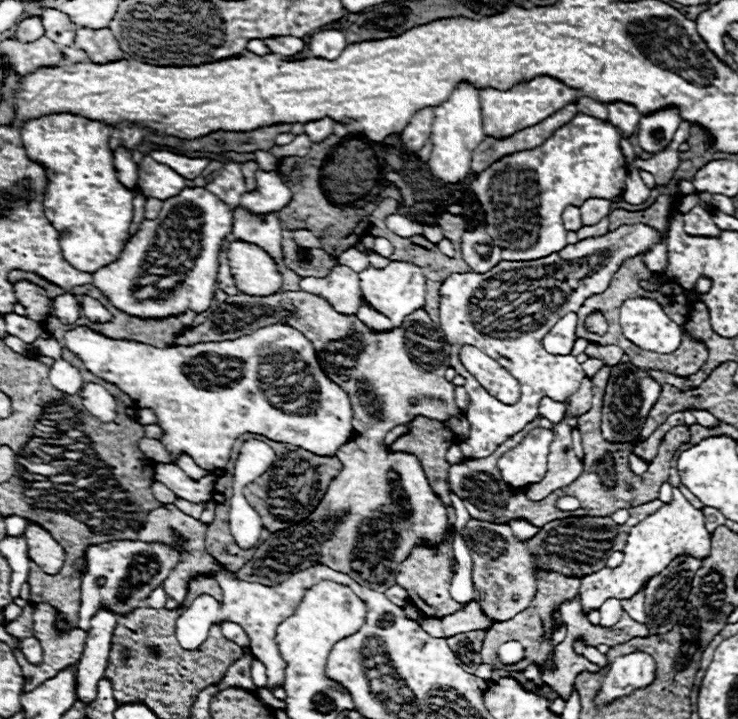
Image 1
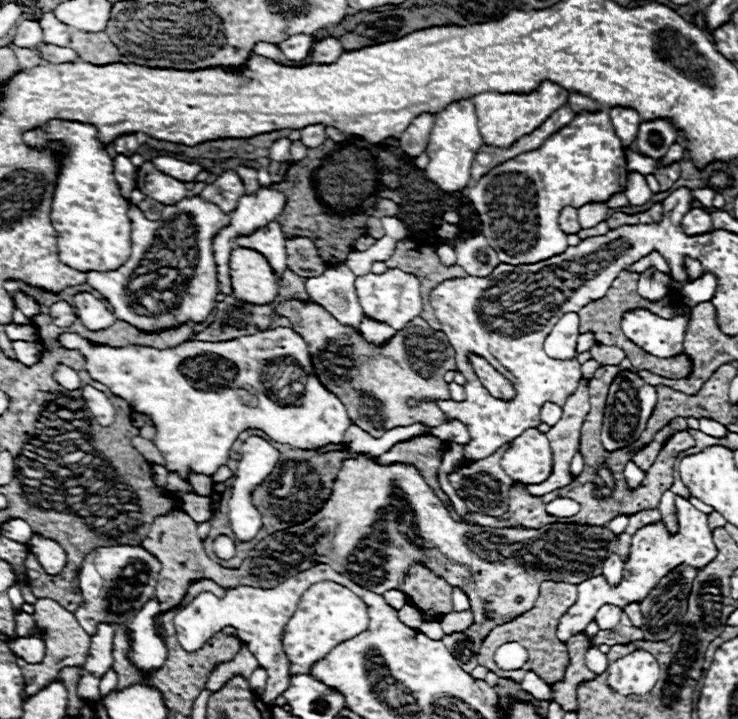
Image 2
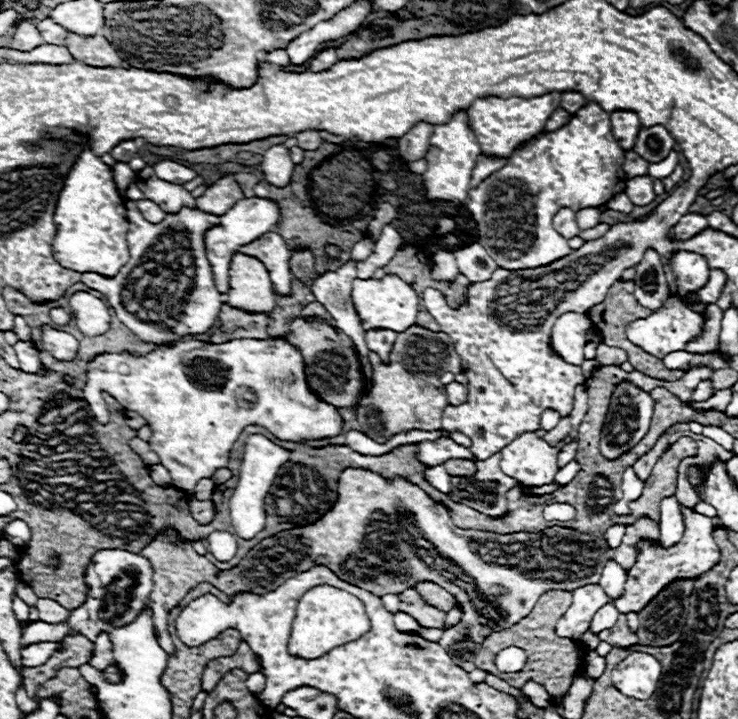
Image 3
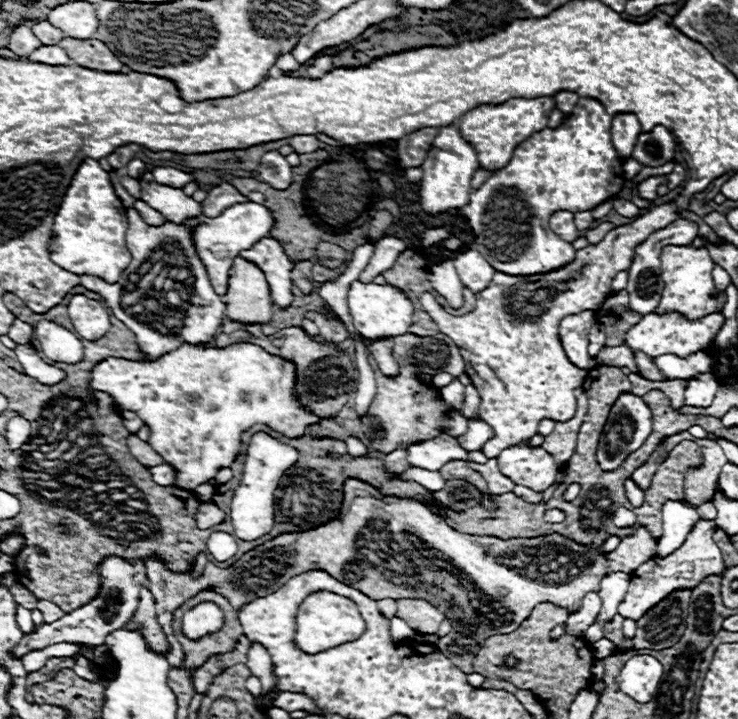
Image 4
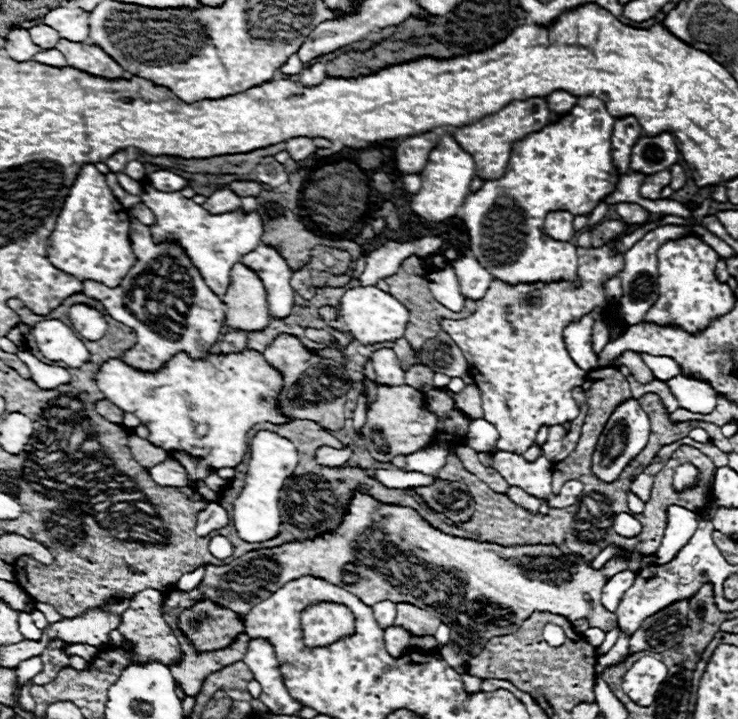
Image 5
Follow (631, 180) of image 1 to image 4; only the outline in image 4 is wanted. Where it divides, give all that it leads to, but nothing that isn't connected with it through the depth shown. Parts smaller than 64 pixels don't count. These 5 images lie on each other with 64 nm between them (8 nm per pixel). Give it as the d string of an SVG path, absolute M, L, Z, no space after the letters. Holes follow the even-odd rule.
M650 176L644 182L640 182L638 194L642 194L646 200L656 200L658 198L658 194L656 194L658 186L666 184L666 182L668 182L668 176Z

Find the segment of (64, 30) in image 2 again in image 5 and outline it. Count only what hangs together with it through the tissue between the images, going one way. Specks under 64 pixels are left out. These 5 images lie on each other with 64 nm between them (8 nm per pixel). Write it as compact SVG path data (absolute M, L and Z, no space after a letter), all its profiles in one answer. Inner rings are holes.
M44 24L30 28L30 38L32 38L32 42L34 42L38 48L42 48L42 50L54 48L56 42L60 40L60 36L56 34L56 30L52 30L52 28L44 26Z

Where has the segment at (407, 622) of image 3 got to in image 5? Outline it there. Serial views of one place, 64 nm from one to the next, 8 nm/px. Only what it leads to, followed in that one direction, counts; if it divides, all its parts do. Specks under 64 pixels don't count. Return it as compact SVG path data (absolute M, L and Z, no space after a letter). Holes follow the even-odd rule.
M390 626L386 632L384 632L384 642L386 642L386 650L390 656L400 656L406 648L408 648L408 642L410 642L410 634L406 630L402 630L400 626Z

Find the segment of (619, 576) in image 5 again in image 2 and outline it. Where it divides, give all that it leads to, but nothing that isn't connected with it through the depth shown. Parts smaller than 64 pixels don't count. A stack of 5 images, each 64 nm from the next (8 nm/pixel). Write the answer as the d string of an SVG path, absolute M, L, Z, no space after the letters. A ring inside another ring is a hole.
M612 554L602 564L602 575L608 580L608 583L616 585L622 579L623 567L624 562L621 558L616 554ZM602 606L602 608L596 612L594 618L596 618L598 626L606 630L606 628L612 628L612 626L618 624L620 614L622 614L622 610L618 610L616 606Z

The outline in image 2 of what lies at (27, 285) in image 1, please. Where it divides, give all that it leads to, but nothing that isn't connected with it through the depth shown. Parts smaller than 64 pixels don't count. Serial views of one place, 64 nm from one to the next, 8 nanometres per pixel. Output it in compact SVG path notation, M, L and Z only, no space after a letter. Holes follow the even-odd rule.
M18 292L14 296L15 305L18 309L22 311L22 313L31 318L40 312L40 306L38 306L38 302L36 300L32 300L32 298L28 298L28 295L24 292Z

